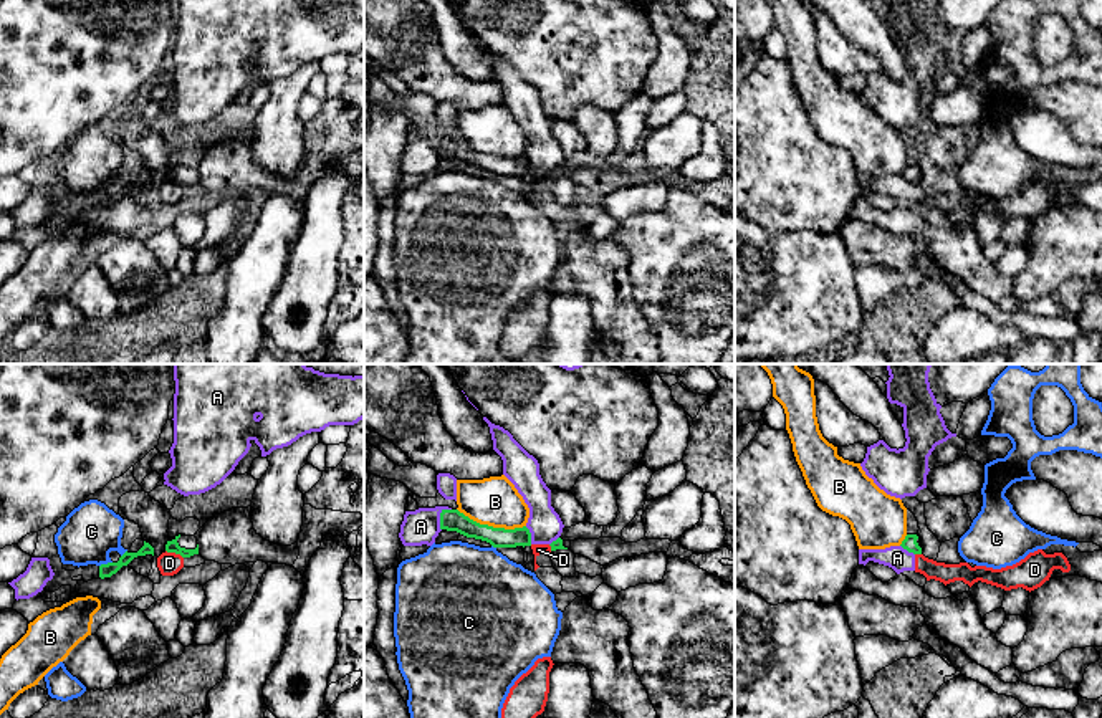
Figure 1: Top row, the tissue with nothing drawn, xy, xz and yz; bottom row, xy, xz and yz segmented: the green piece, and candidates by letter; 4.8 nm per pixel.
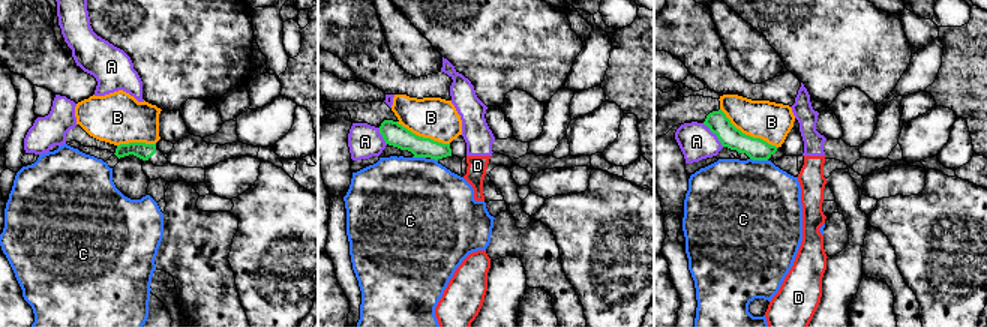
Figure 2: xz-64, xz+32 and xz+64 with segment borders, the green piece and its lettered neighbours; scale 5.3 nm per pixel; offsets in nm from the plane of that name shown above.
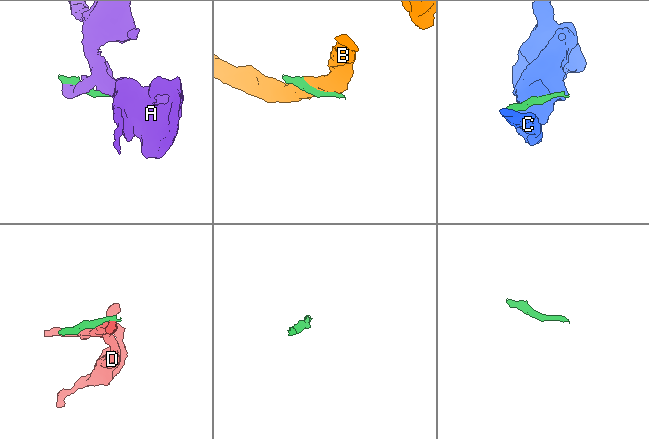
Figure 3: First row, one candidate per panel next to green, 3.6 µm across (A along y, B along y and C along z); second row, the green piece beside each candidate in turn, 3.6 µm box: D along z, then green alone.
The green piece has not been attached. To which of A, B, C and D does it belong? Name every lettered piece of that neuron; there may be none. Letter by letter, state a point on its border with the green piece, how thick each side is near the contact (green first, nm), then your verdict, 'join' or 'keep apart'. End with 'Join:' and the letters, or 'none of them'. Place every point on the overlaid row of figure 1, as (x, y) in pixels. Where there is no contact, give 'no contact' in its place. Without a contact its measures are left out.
A: meets green in xz at (440, 516); 110 nm thick on the green side, 170 nm on the other; keep apart
B: meets green in xz at (492, 526); 110 nm thick on the green side, 240 nm on the other; keep apart
C: meets green in xy at (105, 564); 70 nm thick on the green side, 280 nm on the other; keep apart
D: meets green in xy at (174, 551); 60 nm thick on the green side, 110 nm on the other; keep apart
Join: none of them

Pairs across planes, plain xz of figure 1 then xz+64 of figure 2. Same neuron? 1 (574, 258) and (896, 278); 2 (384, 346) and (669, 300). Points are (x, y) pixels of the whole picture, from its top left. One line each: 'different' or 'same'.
1: same
2: same

